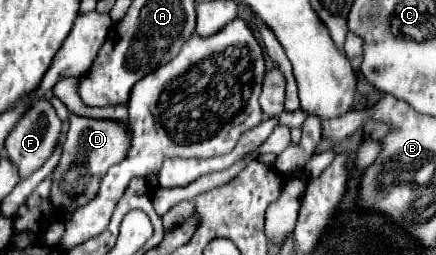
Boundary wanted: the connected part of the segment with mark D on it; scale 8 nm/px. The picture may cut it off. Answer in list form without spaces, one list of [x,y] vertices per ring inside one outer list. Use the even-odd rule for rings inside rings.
[[[69,115],[69,131],[63,141],[63,155],[53,173],[51,201],[59,211],[71,213],[85,205],[97,195],[100,182],[113,165],[127,157],[131,147],[131,131],[125,123],[113,119],[89,119],[79,115]]]

